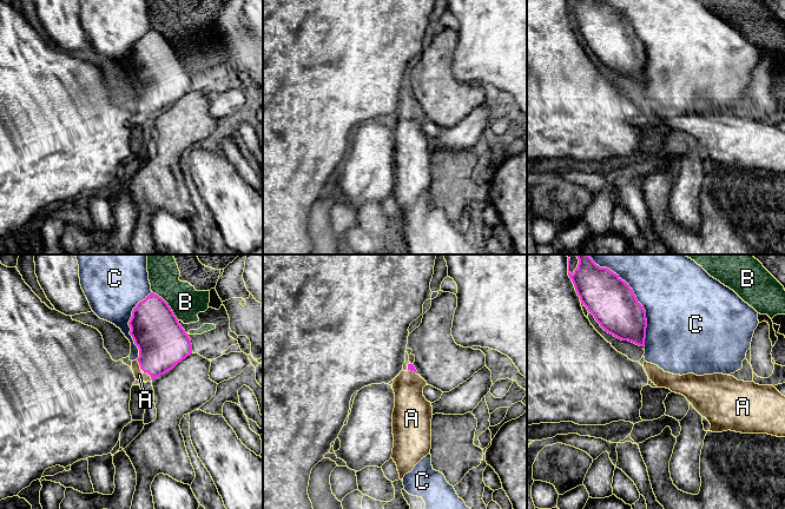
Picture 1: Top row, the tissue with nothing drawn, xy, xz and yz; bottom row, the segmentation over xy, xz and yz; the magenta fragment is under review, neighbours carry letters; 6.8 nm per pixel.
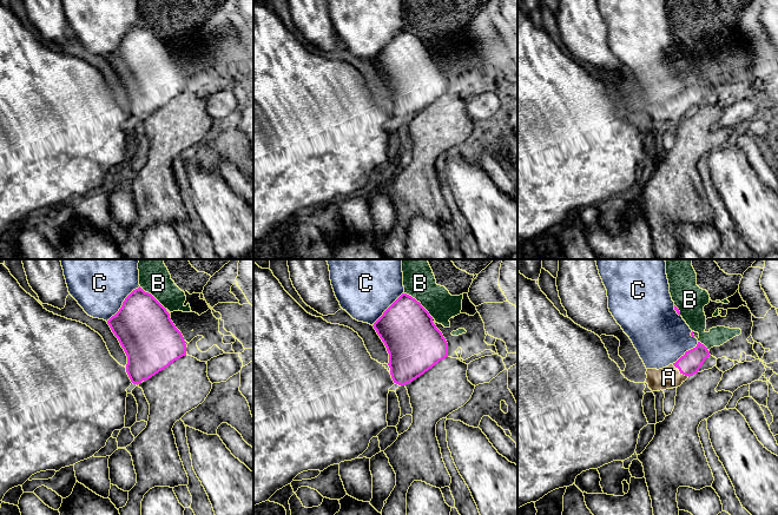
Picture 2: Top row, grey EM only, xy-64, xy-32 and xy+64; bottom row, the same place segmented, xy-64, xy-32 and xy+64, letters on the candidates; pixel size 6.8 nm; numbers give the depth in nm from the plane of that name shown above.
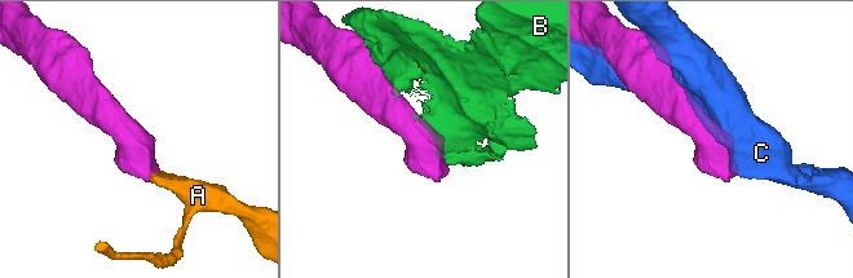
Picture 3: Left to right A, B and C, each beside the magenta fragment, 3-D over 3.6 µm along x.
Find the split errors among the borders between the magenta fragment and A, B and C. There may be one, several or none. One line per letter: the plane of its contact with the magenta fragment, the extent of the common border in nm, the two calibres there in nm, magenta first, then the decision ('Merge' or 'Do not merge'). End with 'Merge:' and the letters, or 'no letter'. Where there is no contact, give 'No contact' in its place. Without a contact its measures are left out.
A: Touches magenta in xy. Shared border 180 nm. Thickness 340 nm (magenta) against 70 nm. Merge
B: Touches magenta in xy. Shared border 260 nm. Thickness 320 nm (magenta) against 220 nm. Do not merge
C: Touches magenta in yz. Shared border 650 nm. Thickness 320 nm (magenta) against 440 nm. Do not merge
Merge: A

